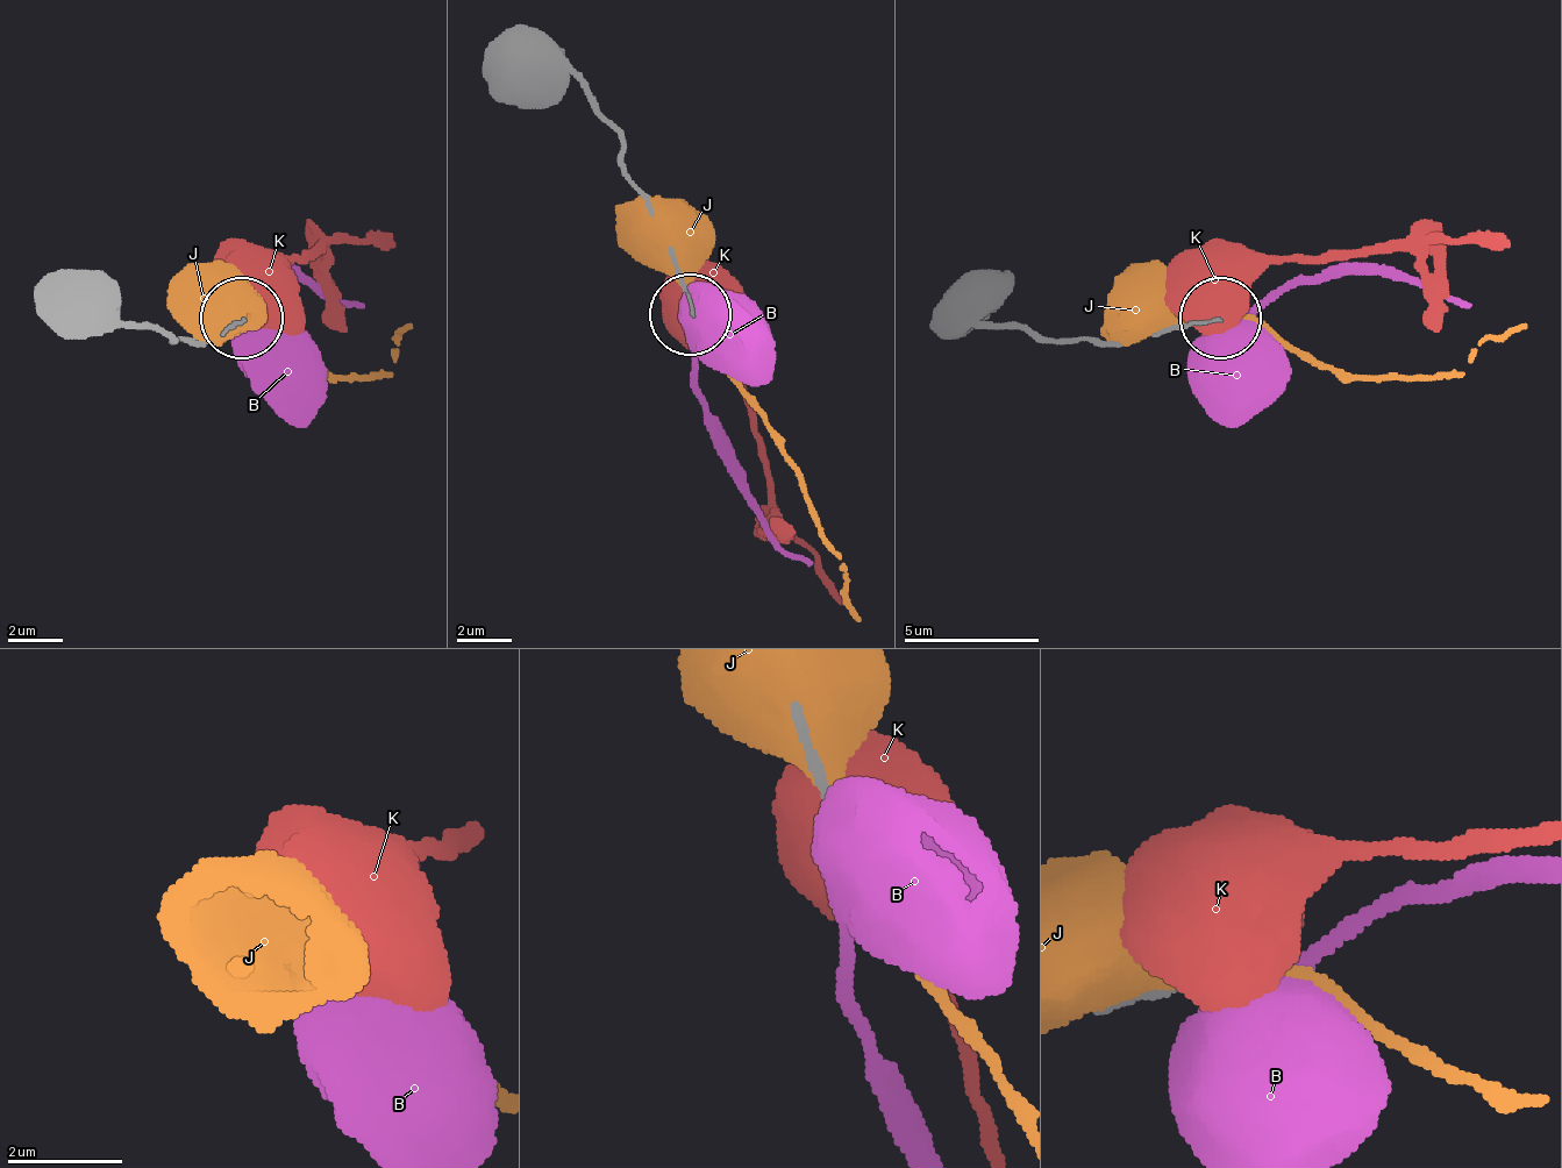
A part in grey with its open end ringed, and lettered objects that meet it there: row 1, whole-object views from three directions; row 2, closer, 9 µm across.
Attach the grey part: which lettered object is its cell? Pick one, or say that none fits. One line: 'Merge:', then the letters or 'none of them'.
Merge: none of them

